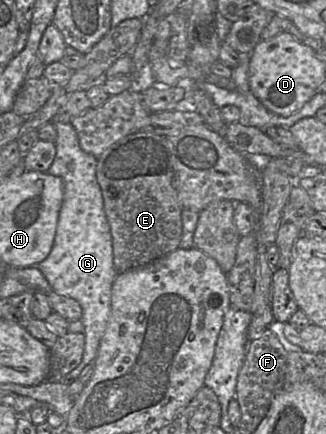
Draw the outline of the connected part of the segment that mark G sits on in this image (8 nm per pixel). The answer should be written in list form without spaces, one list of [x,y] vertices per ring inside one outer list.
[[[53,119],[57,137],[54,141],[56,155],[48,169],[48,173],[58,176],[63,182],[63,202],[59,212],[59,218],[54,238],[53,247],[49,255],[41,261],[37,268],[43,273],[51,289],[59,295],[76,300],[82,308],[81,322],[84,326],[85,347],[81,362],[63,379],[67,385],[78,378],[84,367],[94,362],[100,340],[106,330],[111,315],[111,290],[117,272],[113,263],[113,248],[110,226],[104,211],[103,197],[96,179],[97,158],[82,150],[74,127],[68,122],[64,123]]]

